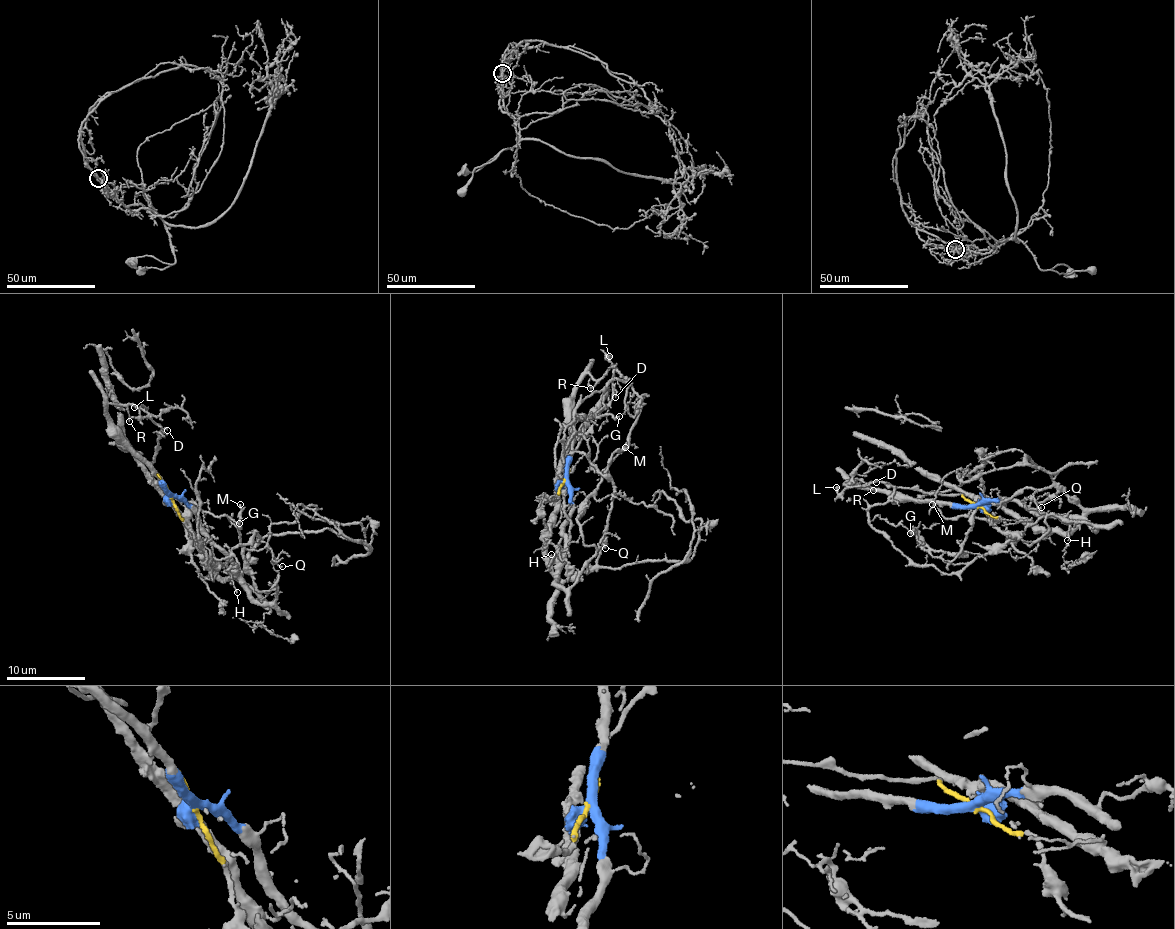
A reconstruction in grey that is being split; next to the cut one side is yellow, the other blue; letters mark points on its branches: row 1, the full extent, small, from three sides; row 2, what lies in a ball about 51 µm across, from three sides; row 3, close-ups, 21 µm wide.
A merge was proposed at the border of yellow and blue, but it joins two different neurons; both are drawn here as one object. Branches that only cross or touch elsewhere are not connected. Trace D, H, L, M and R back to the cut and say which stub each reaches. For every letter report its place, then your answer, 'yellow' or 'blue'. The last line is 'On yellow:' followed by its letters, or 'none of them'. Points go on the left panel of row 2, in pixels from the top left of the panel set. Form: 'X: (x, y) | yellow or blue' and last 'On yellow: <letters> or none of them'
D: (167, 430) | yellow
H: (237, 592) | blue
L: (134, 407) | yellow
M: (240, 504) | blue
R: (129, 421) | blue
On yellow: D, L

